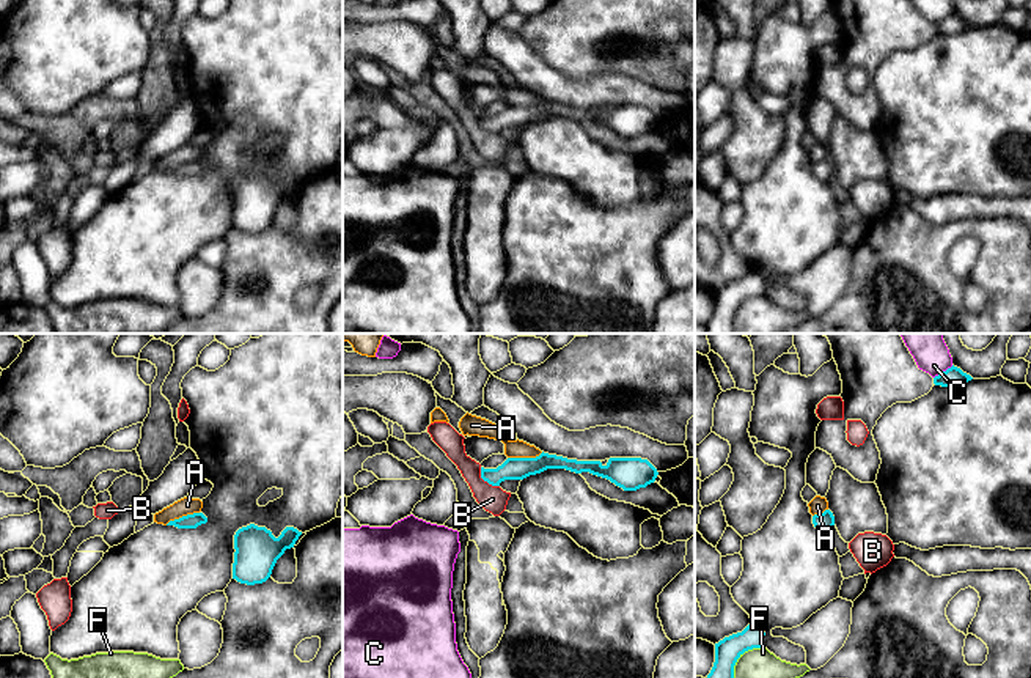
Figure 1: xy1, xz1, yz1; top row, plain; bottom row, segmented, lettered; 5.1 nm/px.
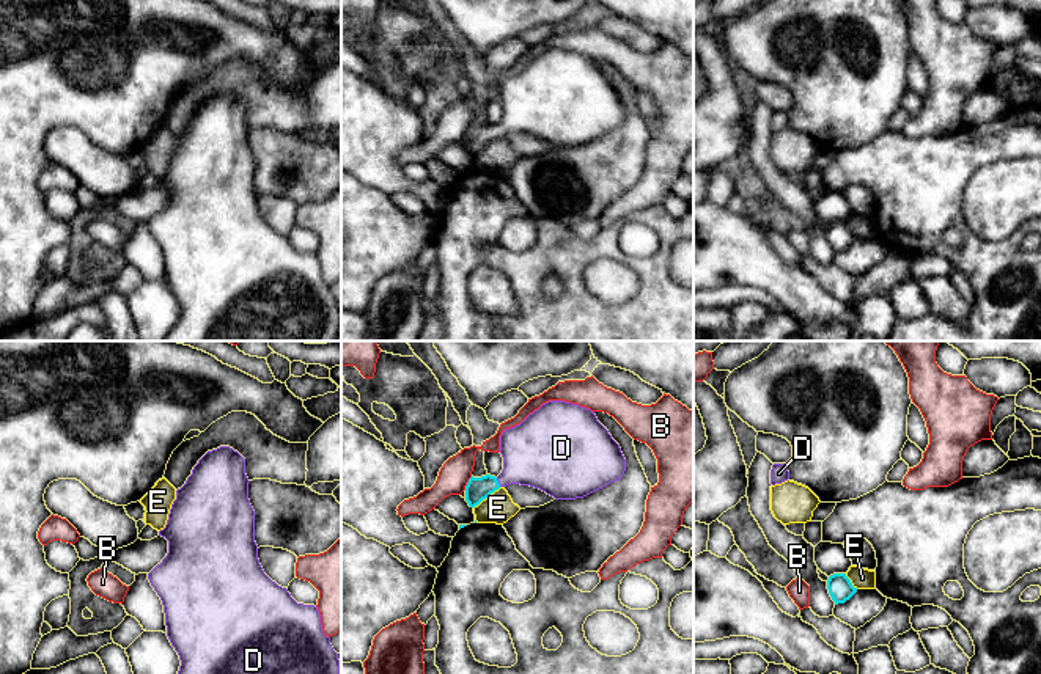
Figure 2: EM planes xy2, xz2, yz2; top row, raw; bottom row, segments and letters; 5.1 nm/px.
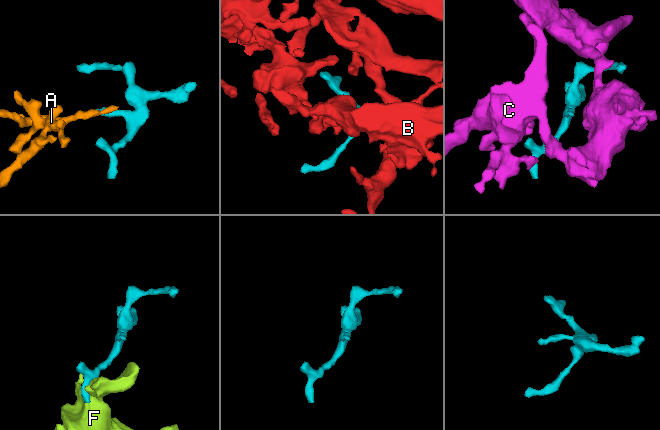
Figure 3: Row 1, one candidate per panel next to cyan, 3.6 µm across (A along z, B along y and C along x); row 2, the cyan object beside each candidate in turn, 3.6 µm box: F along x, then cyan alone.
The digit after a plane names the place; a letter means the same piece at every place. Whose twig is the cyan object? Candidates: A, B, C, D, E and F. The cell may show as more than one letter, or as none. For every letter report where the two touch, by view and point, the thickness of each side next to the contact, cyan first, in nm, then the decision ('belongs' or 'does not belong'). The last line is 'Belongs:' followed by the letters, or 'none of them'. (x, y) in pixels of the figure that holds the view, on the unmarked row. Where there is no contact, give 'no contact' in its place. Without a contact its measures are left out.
A: xz1 (525, 106) | 110/100 nm | does not belong
B: xz1 (486, 128) | 110/140 nm | does not belong
C: yz1 (943, 19) | 100/120 nm | does not belong
D: xz2 (497, 131) | 120/340 nm | belongs
E: xz2 (486, 145) | 120/160 nm | does not belong
F: yz1 (737, 305) | 140/260 nm | does not belong
Belongs: D

